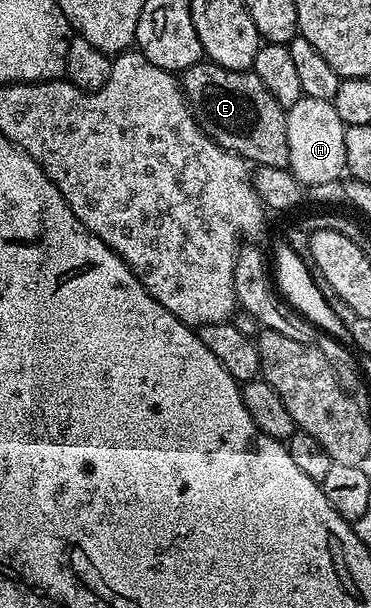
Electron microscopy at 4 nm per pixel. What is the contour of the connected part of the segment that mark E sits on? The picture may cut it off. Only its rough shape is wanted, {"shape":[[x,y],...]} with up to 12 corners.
{"shape":[[200,61],[181,86],[199,126],[284,168],[287,112],[254,70]]}

